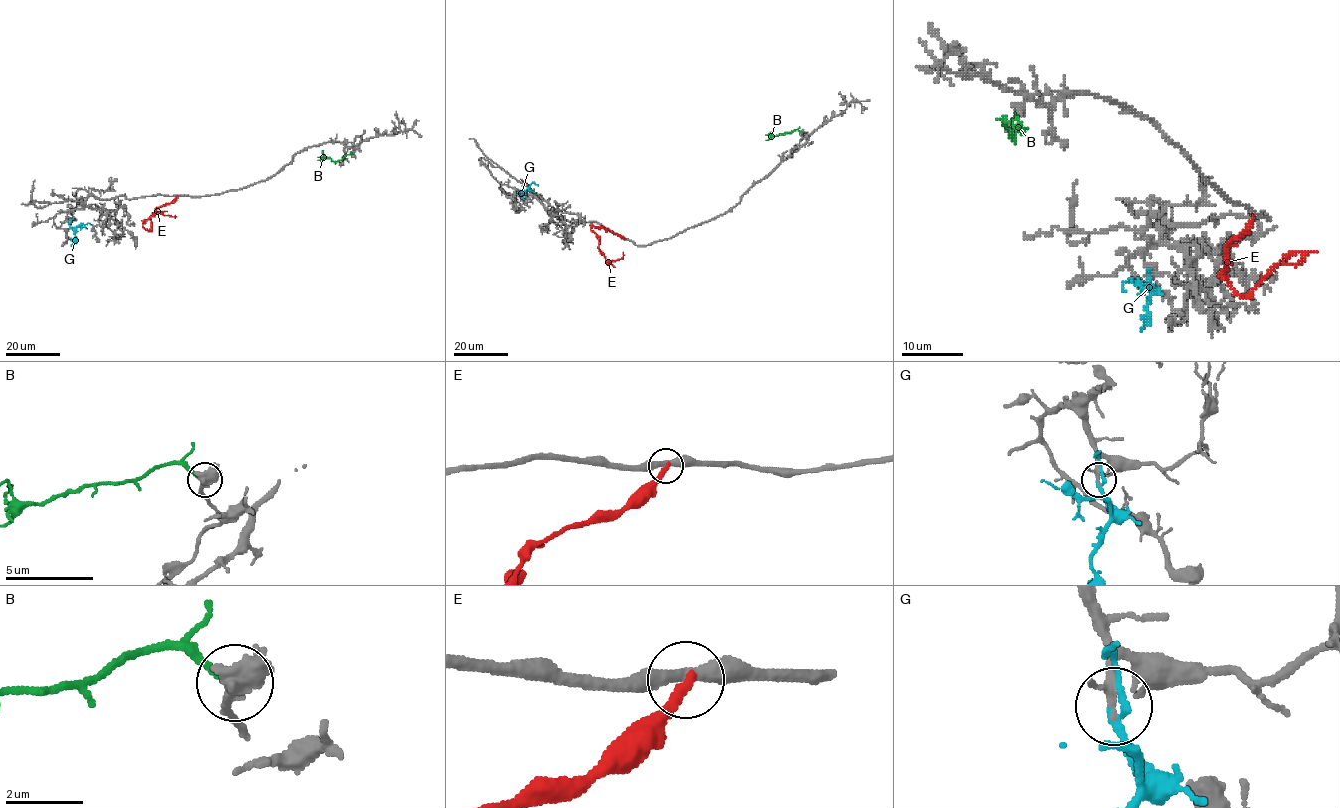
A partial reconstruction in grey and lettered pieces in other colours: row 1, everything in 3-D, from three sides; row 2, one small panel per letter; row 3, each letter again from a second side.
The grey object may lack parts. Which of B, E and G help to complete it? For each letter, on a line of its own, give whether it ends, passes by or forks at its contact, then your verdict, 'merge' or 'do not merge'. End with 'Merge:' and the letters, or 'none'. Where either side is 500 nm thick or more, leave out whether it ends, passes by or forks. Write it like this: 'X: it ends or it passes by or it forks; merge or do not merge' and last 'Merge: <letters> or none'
B: it ends; do not merge
E: it ends; do not merge
G: it passes by; merge
Merge: G

